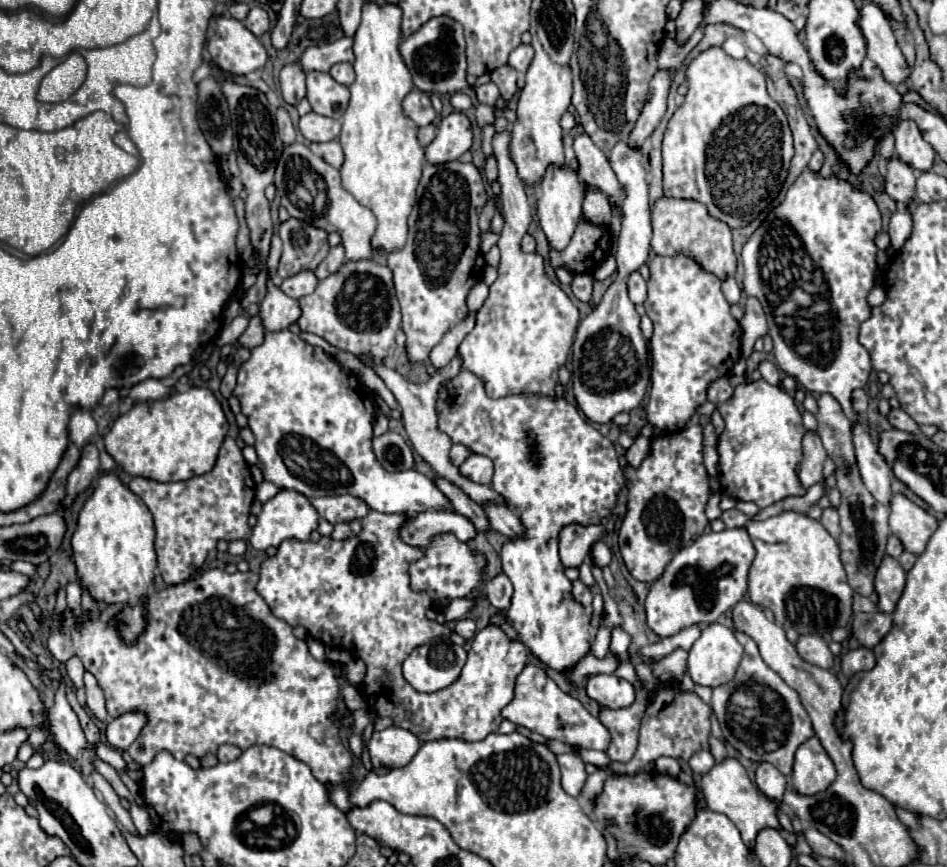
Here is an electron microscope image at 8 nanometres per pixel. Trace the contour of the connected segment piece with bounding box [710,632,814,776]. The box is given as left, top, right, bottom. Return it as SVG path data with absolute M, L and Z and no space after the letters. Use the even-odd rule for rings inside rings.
M736 632L738 642L744 646L744 658L736 670L736 678L734 684L724 684L712 690L712 712L716 714L722 734L726 738L726 742L736 748L744 758L754 760L754 762L770 762L774 764L784 776L790 776L792 772L792 760L794 760L794 752L796 748L808 740L808 736L812 736L812 724L808 720L808 712L804 710L804 706L800 704L800 698L796 696L796 690L792 690L774 670L770 670L764 660L760 658L760 652L754 644L754 640L742 632ZM750 684L764 684L768 688L768 692L776 692L774 696L770 696L770 702L760 702L758 708L742 708L732 704L732 694Z

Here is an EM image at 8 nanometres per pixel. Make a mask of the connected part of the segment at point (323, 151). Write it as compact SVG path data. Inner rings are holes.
M330 140L330 142L324 142L324 144L310 142L308 146L310 146L310 150L312 150L316 156L324 158L330 166L334 166L334 168L340 168L340 166L342 166L342 162L344 162L344 152L342 152L342 146L340 146L338 140Z

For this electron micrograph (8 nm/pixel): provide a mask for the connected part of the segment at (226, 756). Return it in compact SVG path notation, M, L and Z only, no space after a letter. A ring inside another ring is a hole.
M224 744L218 748L218 760L220 762L232 762L236 760L238 756L242 754L242 750L238 746L232 746L232 744Z

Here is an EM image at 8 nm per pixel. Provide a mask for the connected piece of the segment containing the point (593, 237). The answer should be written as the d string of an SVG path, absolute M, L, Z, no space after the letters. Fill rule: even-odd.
M580 220L568 248L564 252L556 252L556 250L550 250L550 260L552 260L552 266L554 268L568 268L572 272L594 272L594 258L592 252L596 248L596 242L602 238L602 236L608 236L608 230L602 228L602 226L594 226L586 220Z

